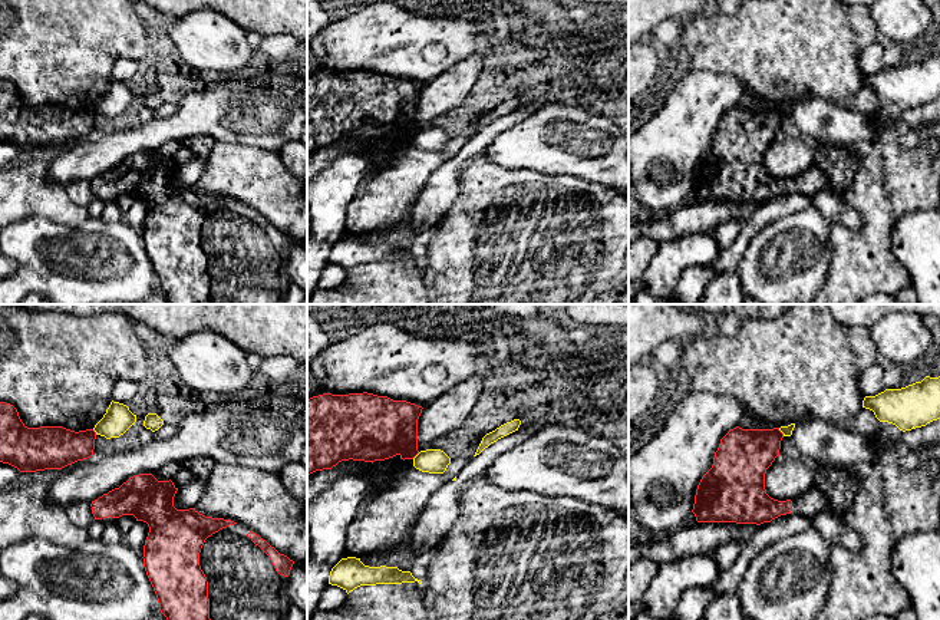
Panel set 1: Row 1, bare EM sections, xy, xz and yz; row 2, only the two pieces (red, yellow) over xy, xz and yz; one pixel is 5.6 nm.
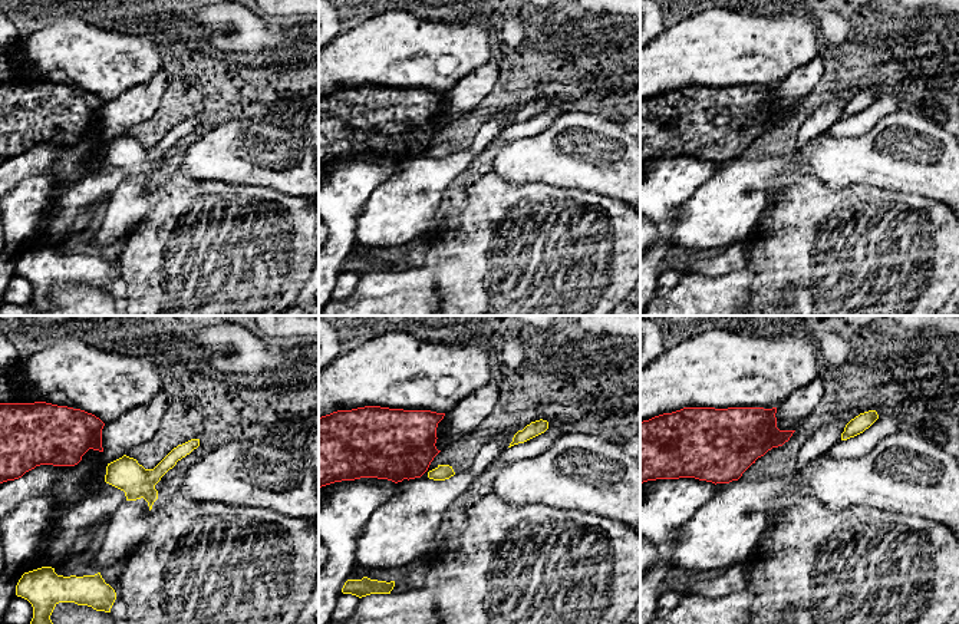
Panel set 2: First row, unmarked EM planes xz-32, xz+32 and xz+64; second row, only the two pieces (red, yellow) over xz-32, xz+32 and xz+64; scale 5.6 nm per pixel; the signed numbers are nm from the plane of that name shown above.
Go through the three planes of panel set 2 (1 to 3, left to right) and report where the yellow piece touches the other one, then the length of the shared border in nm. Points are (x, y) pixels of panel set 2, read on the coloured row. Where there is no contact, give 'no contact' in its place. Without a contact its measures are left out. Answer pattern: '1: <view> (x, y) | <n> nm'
1: no contact
2: no contact
3: no contact

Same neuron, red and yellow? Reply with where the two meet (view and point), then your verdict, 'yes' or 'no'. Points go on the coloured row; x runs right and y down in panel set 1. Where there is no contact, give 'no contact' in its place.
yz (781, 432) | no

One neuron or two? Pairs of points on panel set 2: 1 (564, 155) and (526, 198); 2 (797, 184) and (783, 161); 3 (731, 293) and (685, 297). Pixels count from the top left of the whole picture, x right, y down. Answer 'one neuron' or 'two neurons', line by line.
1: two neurons
2: two neurons
3: one neuron

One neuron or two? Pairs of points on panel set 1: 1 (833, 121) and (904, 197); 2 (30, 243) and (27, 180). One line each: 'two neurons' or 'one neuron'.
1: two neurons
2: two neurons

